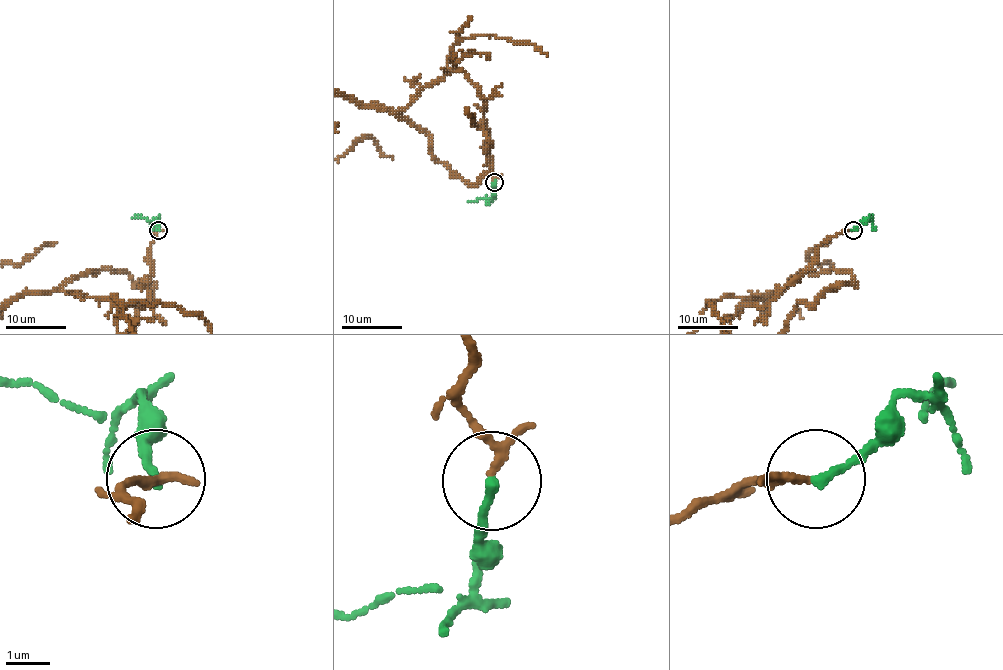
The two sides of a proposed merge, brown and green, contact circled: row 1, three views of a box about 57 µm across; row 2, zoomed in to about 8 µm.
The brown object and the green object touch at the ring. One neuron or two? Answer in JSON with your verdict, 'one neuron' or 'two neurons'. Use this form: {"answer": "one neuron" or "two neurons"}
{"answer": "one neuron"}

